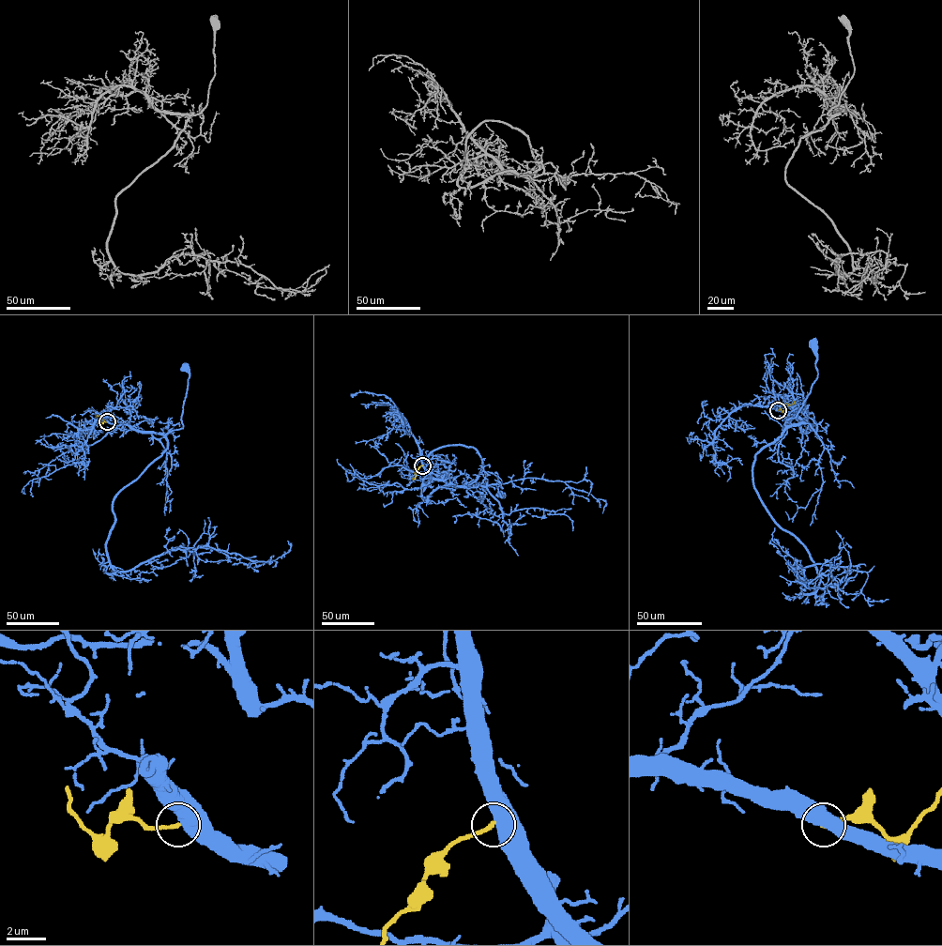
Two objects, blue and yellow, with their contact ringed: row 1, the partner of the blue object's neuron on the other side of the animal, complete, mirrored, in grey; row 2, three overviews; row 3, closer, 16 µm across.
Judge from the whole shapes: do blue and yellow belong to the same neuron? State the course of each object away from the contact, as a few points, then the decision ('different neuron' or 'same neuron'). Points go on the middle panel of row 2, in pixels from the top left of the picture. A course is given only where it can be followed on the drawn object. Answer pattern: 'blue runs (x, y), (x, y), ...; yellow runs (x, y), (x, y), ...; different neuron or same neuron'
blue runs (422, 465), (434, 479), (458, 486), (470, 483), (480, 471), (493, 473), (505, 496), (500, 494); yellow runs (422, 465), (415, 478), (411, 478); different neuron

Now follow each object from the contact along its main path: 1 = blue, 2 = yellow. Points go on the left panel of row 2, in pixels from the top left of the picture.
1: (107, 421), (165, 434), (182, 428), (181, 415), (189, 376), (185, 368)
2: (107, 421), (102, 422), (99, 416), (96, 417)

